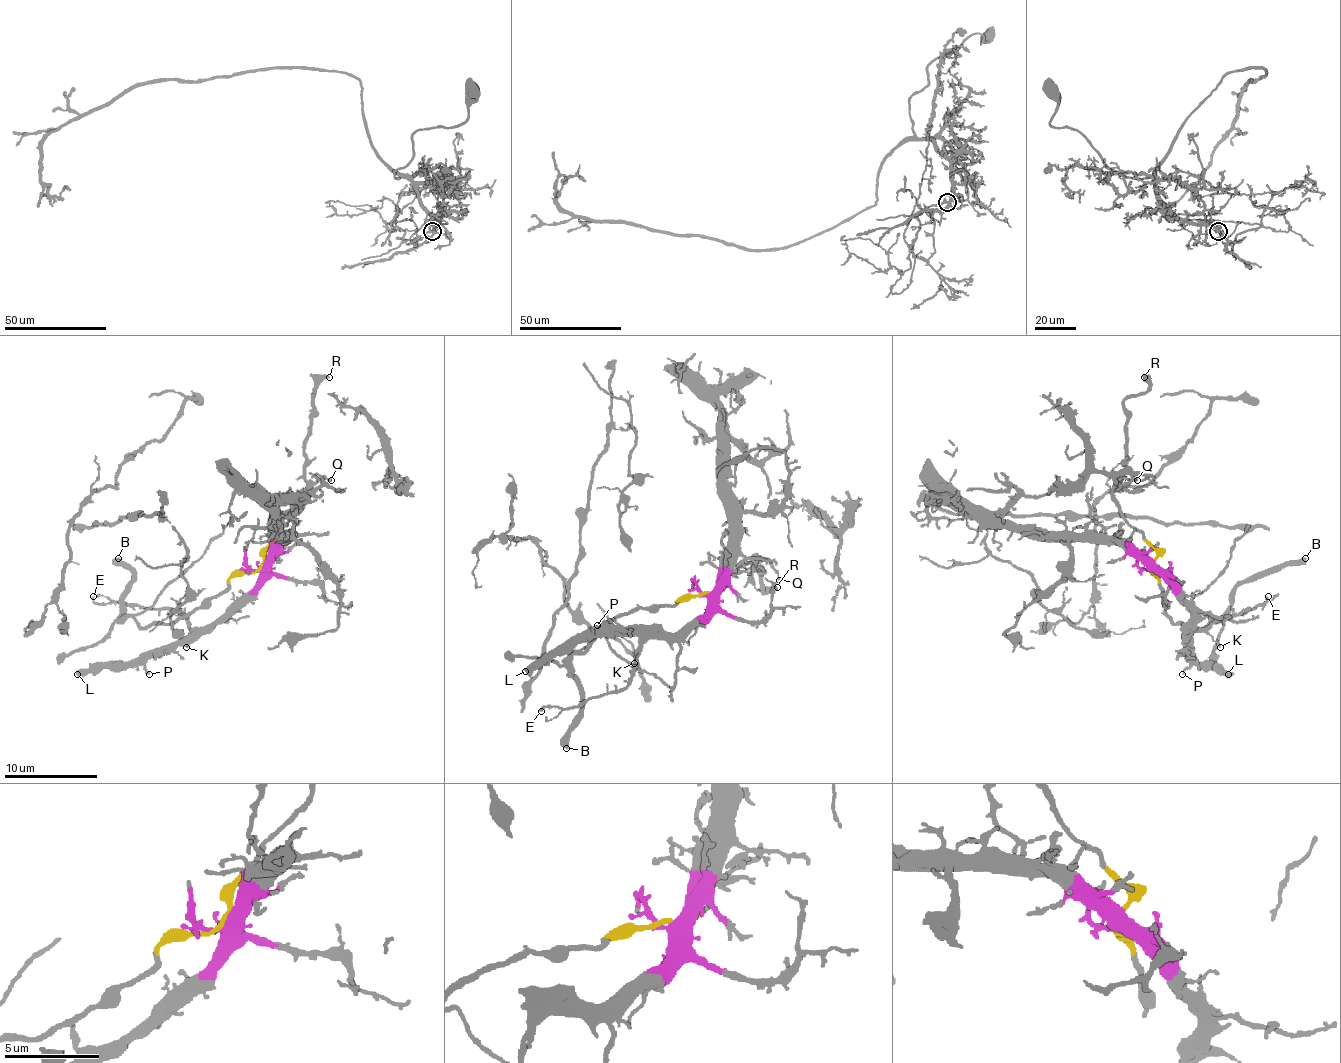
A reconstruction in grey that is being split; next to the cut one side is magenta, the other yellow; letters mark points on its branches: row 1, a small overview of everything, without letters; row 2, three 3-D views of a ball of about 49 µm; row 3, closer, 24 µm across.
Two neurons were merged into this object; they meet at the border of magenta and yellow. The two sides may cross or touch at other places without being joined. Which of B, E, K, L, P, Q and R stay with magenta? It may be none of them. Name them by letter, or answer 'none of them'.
E, K, L, P

